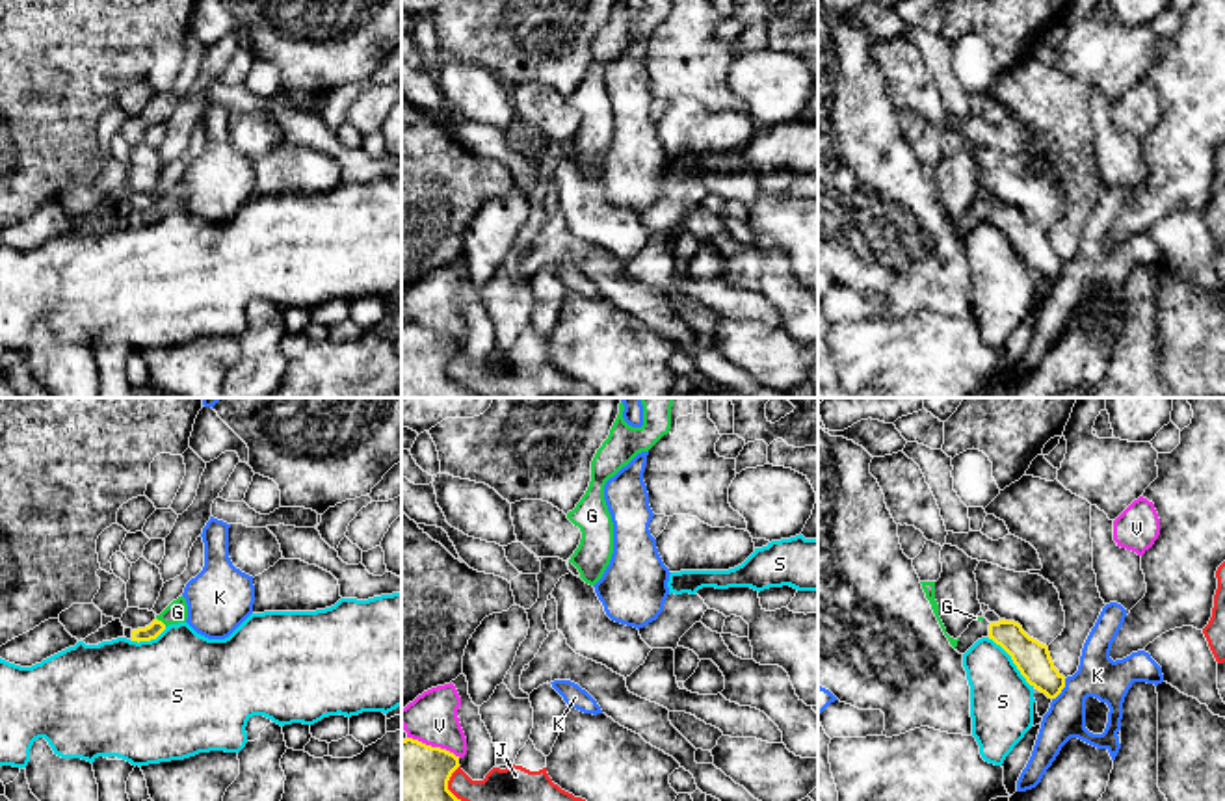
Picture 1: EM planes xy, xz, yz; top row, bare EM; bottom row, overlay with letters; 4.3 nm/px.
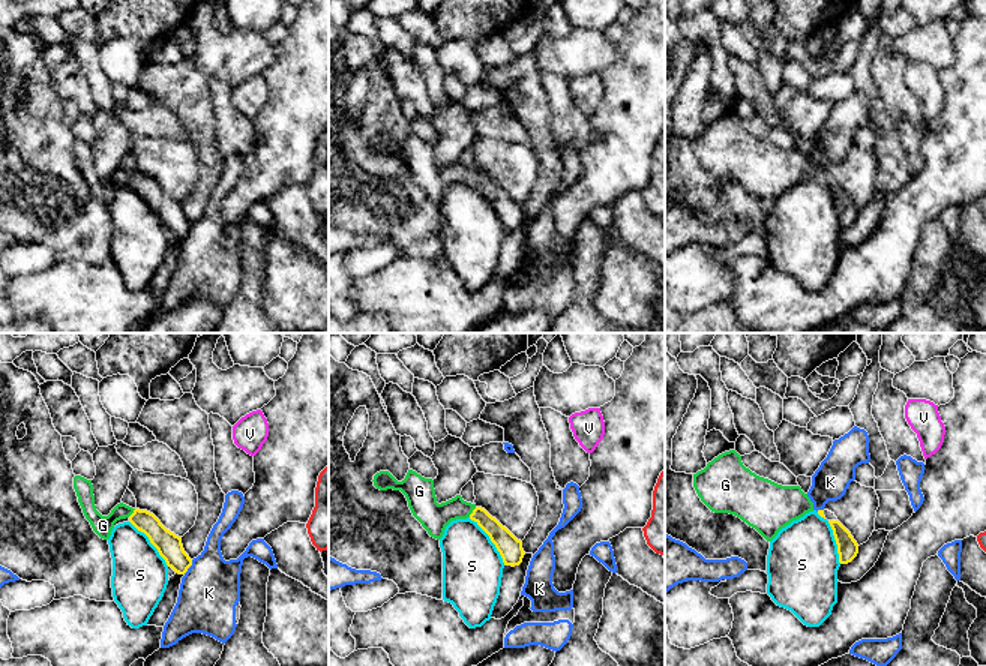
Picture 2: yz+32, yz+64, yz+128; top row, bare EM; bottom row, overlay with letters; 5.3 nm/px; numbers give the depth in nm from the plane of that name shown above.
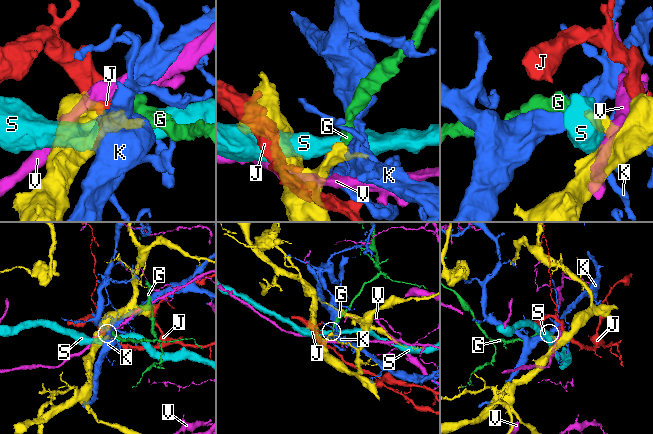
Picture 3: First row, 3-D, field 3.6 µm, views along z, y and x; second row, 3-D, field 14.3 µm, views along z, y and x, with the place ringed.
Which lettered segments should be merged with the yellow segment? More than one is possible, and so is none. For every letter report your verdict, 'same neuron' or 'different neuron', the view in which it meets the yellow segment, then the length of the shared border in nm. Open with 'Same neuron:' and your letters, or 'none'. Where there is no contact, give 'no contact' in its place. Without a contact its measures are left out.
Same neuron: G
G: same neuron; contact in xy; length 60 nm
J: different neuron; contact in xz; length 150 nm
K: different neuron; contact in yz; length 110 nm
S: different neuron; contact in yz; length 300 nm
V: different neuron; contact in xz; length 240 nm

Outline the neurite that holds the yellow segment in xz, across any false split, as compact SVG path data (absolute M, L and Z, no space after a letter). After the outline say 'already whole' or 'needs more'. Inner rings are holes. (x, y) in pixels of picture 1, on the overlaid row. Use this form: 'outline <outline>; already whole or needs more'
outline M402 740L402 801L461 801L448 790L452 773L459 768L454 753Z; already whole

